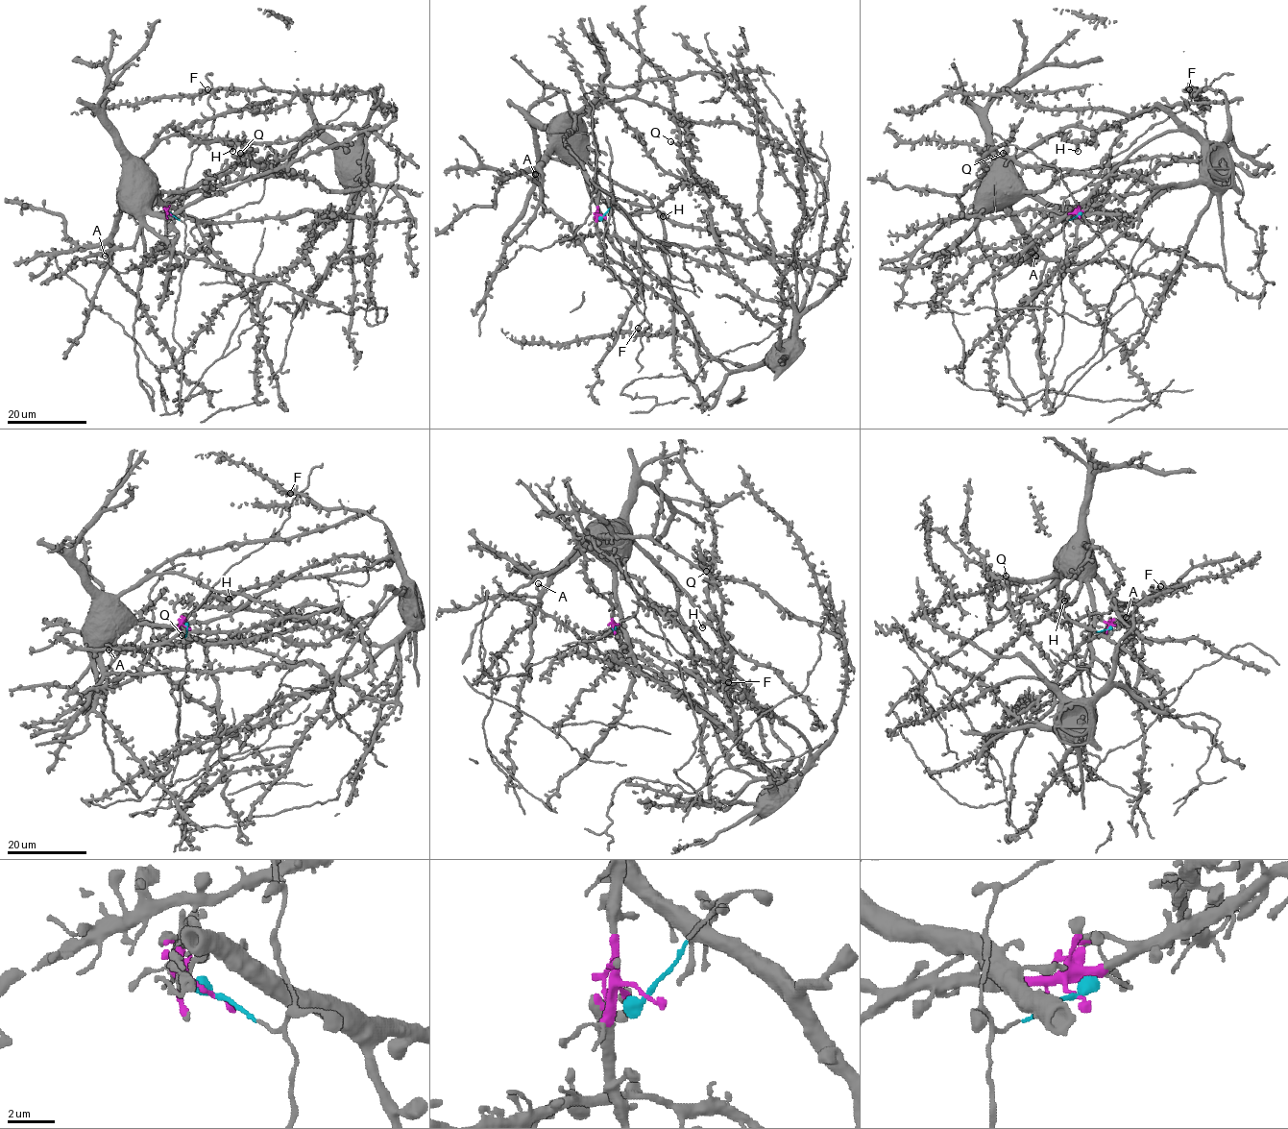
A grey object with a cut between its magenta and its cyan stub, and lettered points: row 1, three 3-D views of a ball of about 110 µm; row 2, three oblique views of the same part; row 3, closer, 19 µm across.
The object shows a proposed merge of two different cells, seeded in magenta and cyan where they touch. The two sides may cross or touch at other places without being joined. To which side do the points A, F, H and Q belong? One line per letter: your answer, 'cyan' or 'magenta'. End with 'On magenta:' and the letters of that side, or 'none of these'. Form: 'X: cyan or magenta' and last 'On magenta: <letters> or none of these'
A: cyan
F: magenta
H: cyan
Q: magenta
On magenta: F, Q

